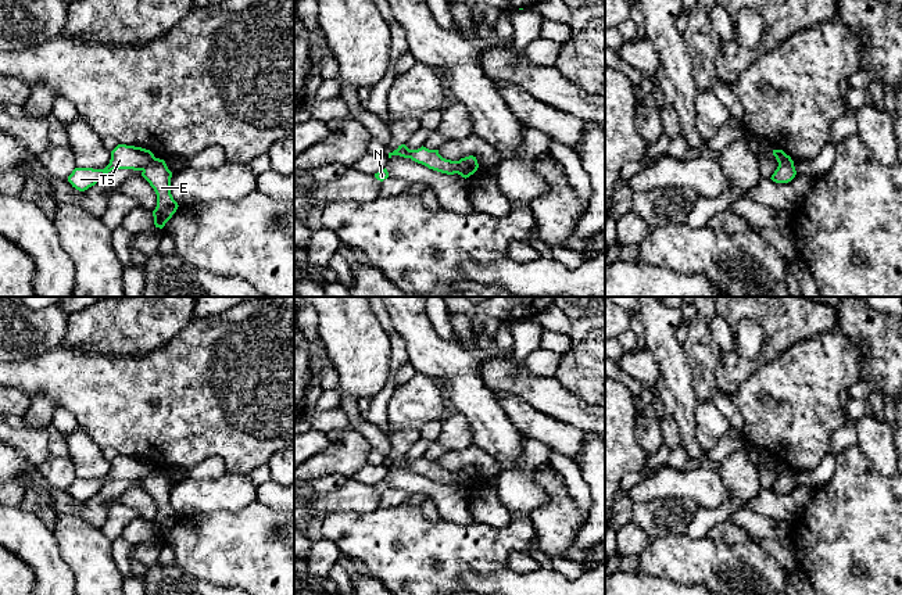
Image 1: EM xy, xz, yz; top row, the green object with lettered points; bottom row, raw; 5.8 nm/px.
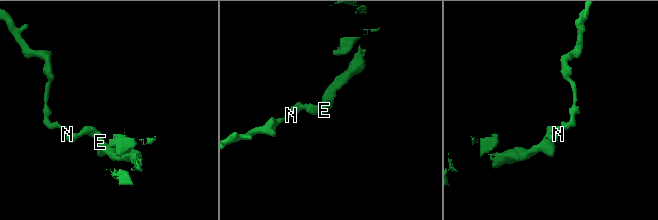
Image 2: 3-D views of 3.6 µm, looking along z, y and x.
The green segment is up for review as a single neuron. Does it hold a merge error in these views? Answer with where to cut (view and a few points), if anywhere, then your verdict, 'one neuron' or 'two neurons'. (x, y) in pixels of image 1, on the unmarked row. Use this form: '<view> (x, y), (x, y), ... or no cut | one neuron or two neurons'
xy (156, 469), (142, 480) | two neurons

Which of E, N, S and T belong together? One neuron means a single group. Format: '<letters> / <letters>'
E / N S T

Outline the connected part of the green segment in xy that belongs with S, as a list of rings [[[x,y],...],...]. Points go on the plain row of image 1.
[[[118,455],[111,462],[110,474],[104,480],[75,478],[68,487],[68,492],[79,502],[94,497],[105,484],[114,480],[143,481],[155,467],[150,460]]]

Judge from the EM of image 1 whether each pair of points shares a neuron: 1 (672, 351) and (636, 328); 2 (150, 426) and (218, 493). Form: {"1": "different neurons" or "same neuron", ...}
{"1": "different neurons", "2": "different neurons"}

